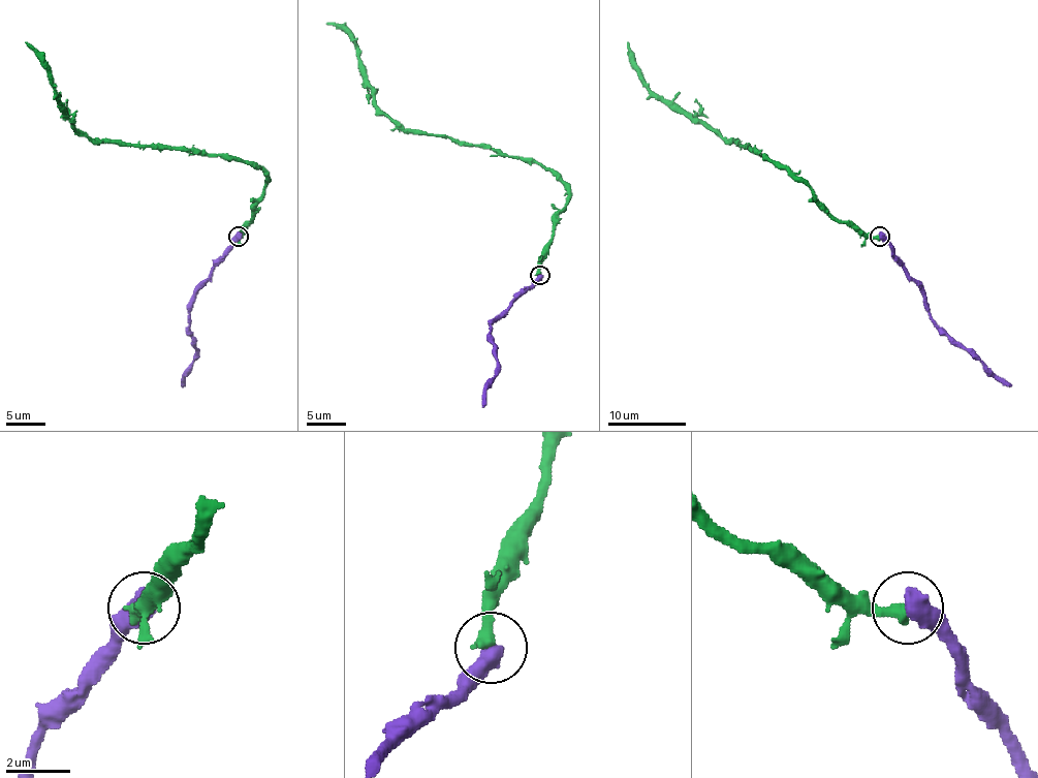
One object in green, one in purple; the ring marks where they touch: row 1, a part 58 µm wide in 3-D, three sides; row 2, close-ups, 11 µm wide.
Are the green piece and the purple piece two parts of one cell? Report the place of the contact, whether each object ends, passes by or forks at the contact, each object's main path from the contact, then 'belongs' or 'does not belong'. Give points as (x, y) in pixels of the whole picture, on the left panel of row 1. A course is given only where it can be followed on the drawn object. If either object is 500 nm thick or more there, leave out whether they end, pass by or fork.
place (239, 237); course green (239, 237), (266, 184), (258, 166), (172, 147), (93, 144), (67, 118), (42, 59), (25, 41); course purple (239, 237), (198, 289), (190, 317), (196, 358), (181, 385); belongs

